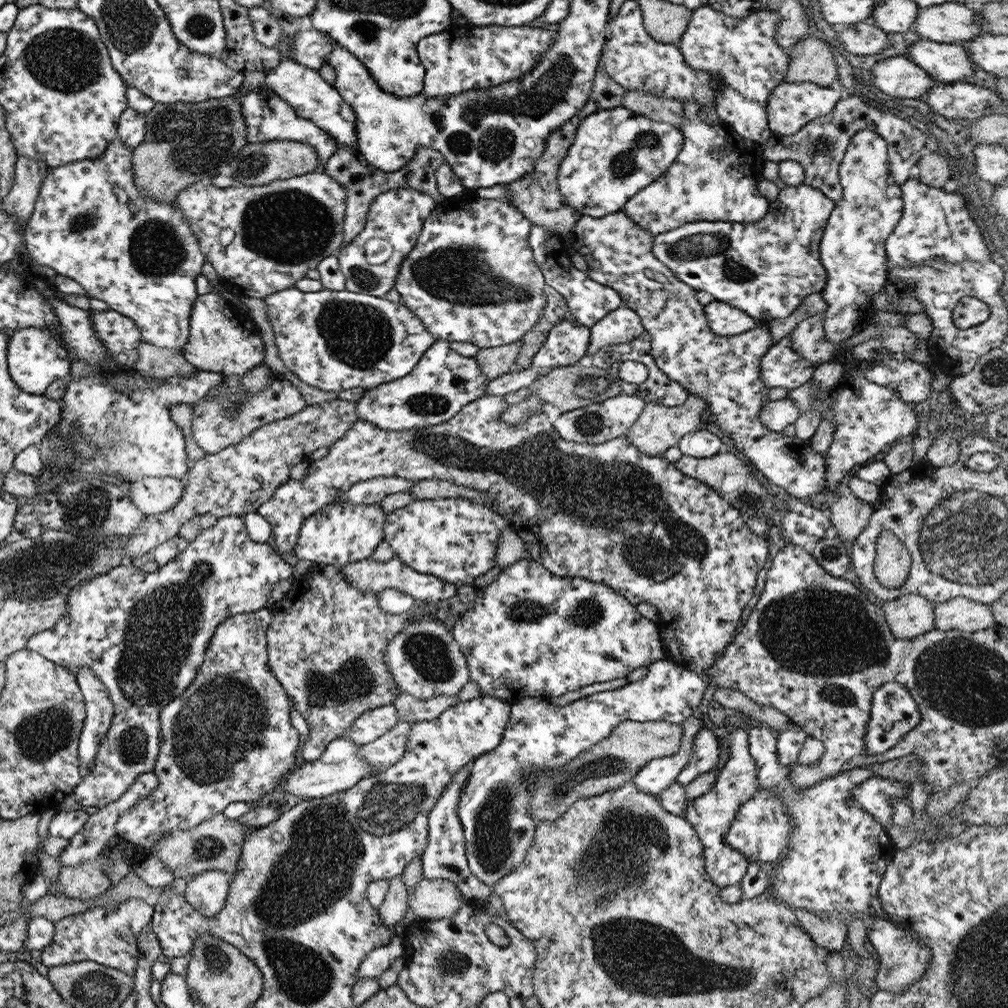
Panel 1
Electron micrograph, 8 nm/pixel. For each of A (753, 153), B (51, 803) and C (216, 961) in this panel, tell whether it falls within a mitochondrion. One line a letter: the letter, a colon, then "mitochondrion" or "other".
A: other
B: other
C: mitochondrion

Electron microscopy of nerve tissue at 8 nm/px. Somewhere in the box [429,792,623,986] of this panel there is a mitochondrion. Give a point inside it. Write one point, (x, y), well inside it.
(451, 963)

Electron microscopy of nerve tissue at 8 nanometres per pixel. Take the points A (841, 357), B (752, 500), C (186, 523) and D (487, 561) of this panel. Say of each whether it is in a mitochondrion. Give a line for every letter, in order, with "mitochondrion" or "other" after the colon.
A: other
B: mitochondrion
C: other
D: other

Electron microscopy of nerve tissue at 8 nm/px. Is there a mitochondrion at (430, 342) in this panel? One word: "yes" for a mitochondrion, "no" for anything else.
no

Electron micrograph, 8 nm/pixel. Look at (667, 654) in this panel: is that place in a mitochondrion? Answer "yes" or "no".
no

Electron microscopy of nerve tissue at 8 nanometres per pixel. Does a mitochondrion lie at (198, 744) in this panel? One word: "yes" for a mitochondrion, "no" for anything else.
yes

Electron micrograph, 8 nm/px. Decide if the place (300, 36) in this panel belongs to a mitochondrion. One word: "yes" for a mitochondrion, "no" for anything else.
no

